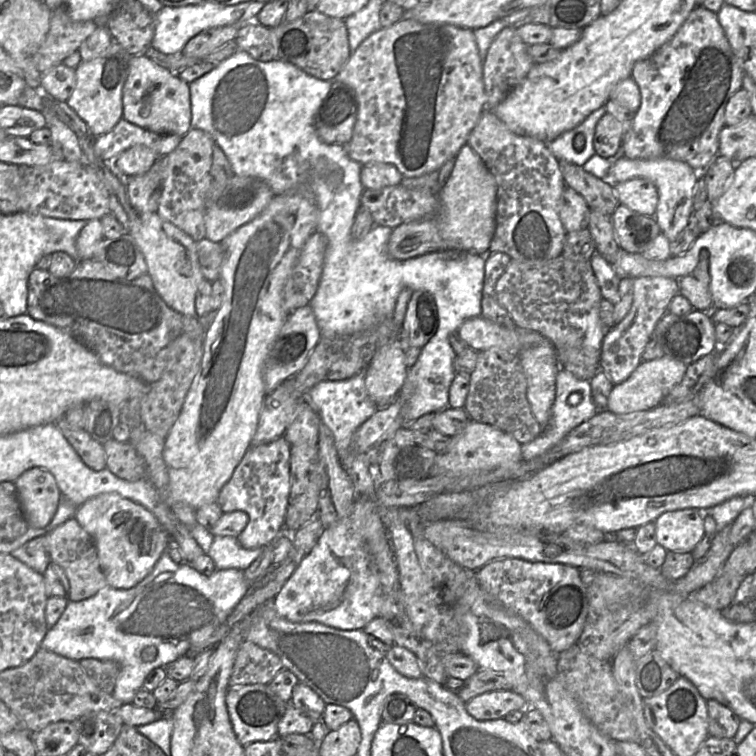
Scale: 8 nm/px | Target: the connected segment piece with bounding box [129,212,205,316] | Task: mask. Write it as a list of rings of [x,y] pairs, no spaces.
[[[156,212],[140,216],[139,225],[131,227],[129,234],[142,252],[147,273],[163,301],[182,315],[196,316],[195,294],[199,284],[205,279],[198,261],[196,242]]]

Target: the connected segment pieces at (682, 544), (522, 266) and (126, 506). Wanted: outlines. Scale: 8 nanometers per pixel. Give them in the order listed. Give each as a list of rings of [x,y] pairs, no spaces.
[[[698,509],[665,512],[654,525],[657,544],[667,552],[691,553],[706,534]]]
[[[562,254],[545,262],[510,260],[505,272],[496,282],[498,302],[503,306],[516,327],[540,333],[554,346],[561,369],[571,372],[579,379],[589,380],[600,370],[602,340],[606,329],[600,319],[603,299],[589,261],[573,261]]]
[[[103,493],[80,505],[74,514],[93,539],[107,586],[132,588],[153,569],[172,542],[158,519],[142,505],[117,493]]]

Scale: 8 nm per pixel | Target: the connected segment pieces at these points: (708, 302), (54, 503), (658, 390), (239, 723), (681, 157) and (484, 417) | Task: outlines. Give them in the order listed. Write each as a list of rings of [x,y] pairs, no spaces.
[[[706,251],[701,252],[700,262],[696,269],[691,274],[679,278],[678,283],[679,294],[689,300],[693,309],[703,312],[713,309]]]
[[[32,467],[23,472],[14,484],[28,526],[48,526],[60,502],[60,491],[54,476],[46,469]]]
[[[665,355],[651,361],[642,361],[627,380],[613,386],[605,409],[614,414],[629,414],[655,408],[681,382],[687,368],[684,363]]]
[[[249,684],[229,687],[226,706],[229,718],[239,742],[247,746],[256,741],[269,741],[278,738],[278,723],[288,706],[268,686],[268,684]]]
[[[703,6],[694,8],[669,42],[662,46],[651,57],[635,63],[632,69],[631,77],[640,89],[641,105],[638,111],[635,113],[635,117],[630,129],[623,136],[620,154],[629,159],[666,158],[678,160],[687,163],[691,168],[698,172],[703,171],[719,155],[719,135],[721,130],[726,126],[724,119],[725,109],[728,101],[734,95],[734,93],[742,88],[743,76],[744,72],[737,57],[732,51],[721,24],[718,21],[717,14],[704,8]]]
[[[493,347],[478,352],[476,367],[470,375],[464,409],[471,420],[493,426],[512,435],[520,444],[540,435],[541,427],[527,400],[527,380],[518,355]]]

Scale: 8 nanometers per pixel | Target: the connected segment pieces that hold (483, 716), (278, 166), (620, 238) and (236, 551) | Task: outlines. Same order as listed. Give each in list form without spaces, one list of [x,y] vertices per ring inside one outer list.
[[[512,690],[480,694],[467,701],[465,707],[468,714],[480,721],[502,719],[512,711],[529,710],[525,699]]]
[[[238,50],[232,56],[217,64],[212,71],[192,81],[189,84],[189,89],[191,104],[191,128],[203,130],[214,138],[215,143],[223,150],[226,157],[228,158],[235,175],[241,177],[252,177],[260,179],[269,185],[269,187],[272,189],[275,195],[282,195],[290,192],[300,192],[304,195],[312,195],[312,197],[314,198],[319,212],[317,232],[320,232],[326,237],[327,248],[325,252],[324,264],[319,285],[309,305],[314,311],[316,321],[322,336],[349,335],[374,327],[385,317],[393,315],[397,298],[403,289],[408,288],[412,291],[426,291],[434,297],[438,314],[437,331],[430,338],[430,340],[421,348],[421,353],[416,363],[408,369],[407,378],[404,386],[398,394],[398,399],[403,404],[401,409],[401,417],[404,422],[413,422],[414,420],[425,414],[436,413],[448,407],[449,388],[456,375],[456,372],[453,367],[453,362],[456,357],[456,354],[450,344],[449,336],[452,332],[458,331],[459,327],[466,320],[481,316],[481,301],[485,274],[485,257],[457,250],[446,250],[428,253],[408,260],[396,260],[392,258],[388,253],[388,242],[393,229],[390,227],[380,225],[374,225],[370,232],[361,240],[354,240],[352,238],[352,226],[354,224],[357,211],[361,206],[361,196],[365,191],[365,188],[361,183],[361,169],[363,165],[351,159],[343,145],[327,144],[321,141],[313,126],[314,116],[316,112],[319,110],[320,106],[322,105],[324,99],[326,98],[331,89],[330,81],[320,80],[315,77],[312,77],[306,74],[298,67],[288,62],[279,59],[275,59],[269,62],[262,62],[254,59],[247,52]]]
[[[623,204],[615,209],[612,224],[620,249],[629,253],[642,254],[660,233],[654,215],[639,214]]]
[[[215,536],[208,555],[213,560],[216,569],[244,570],[259,557],[268,546],[253,549],[244,548],[234,536]]]

